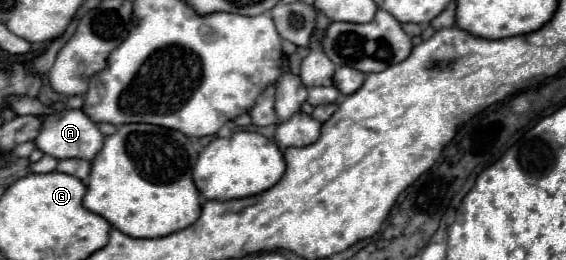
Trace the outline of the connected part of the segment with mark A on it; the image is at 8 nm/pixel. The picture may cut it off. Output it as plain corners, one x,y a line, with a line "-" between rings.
66,110
46,116
36,138
38,150
54,156
56,160
92,160
100,152
102,144
104,136
84,110

